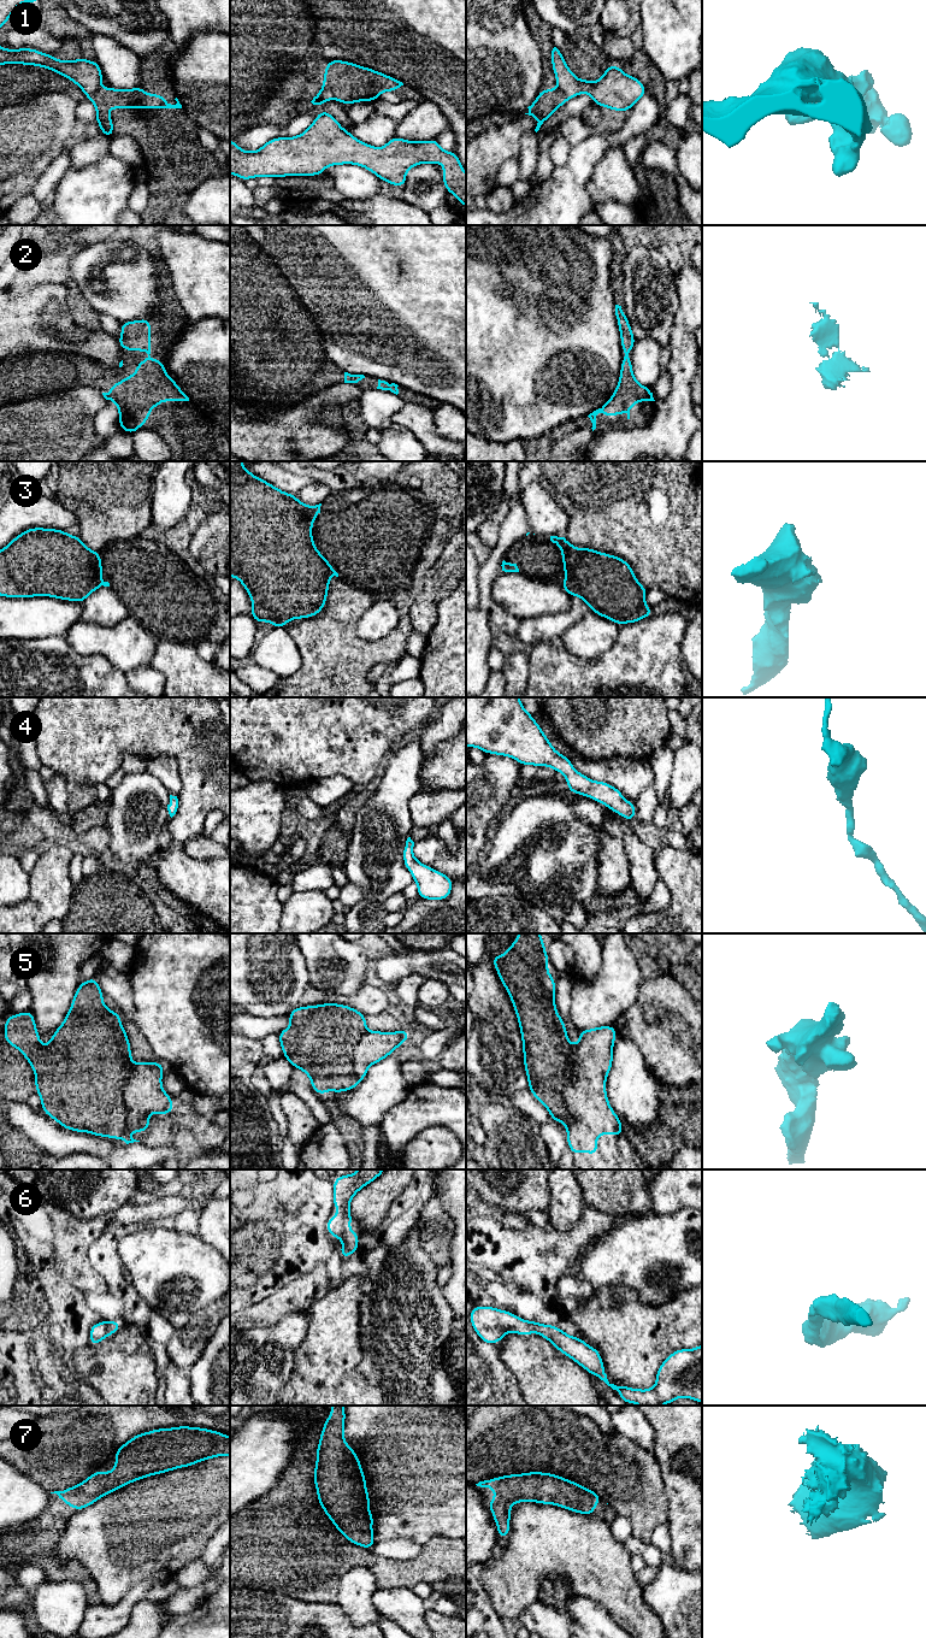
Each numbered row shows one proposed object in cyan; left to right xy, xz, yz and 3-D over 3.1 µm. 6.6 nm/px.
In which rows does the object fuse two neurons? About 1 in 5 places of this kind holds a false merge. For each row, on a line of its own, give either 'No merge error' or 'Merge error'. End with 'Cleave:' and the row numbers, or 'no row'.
1: Merge error
2: No merge error
3: No merge error
4: No merge error
5: Merge error
6: No merge error
7: No merge error
Cleave: 1, 5

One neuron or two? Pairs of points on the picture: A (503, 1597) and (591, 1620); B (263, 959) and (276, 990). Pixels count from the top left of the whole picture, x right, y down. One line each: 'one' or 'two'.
A: two
B: one

